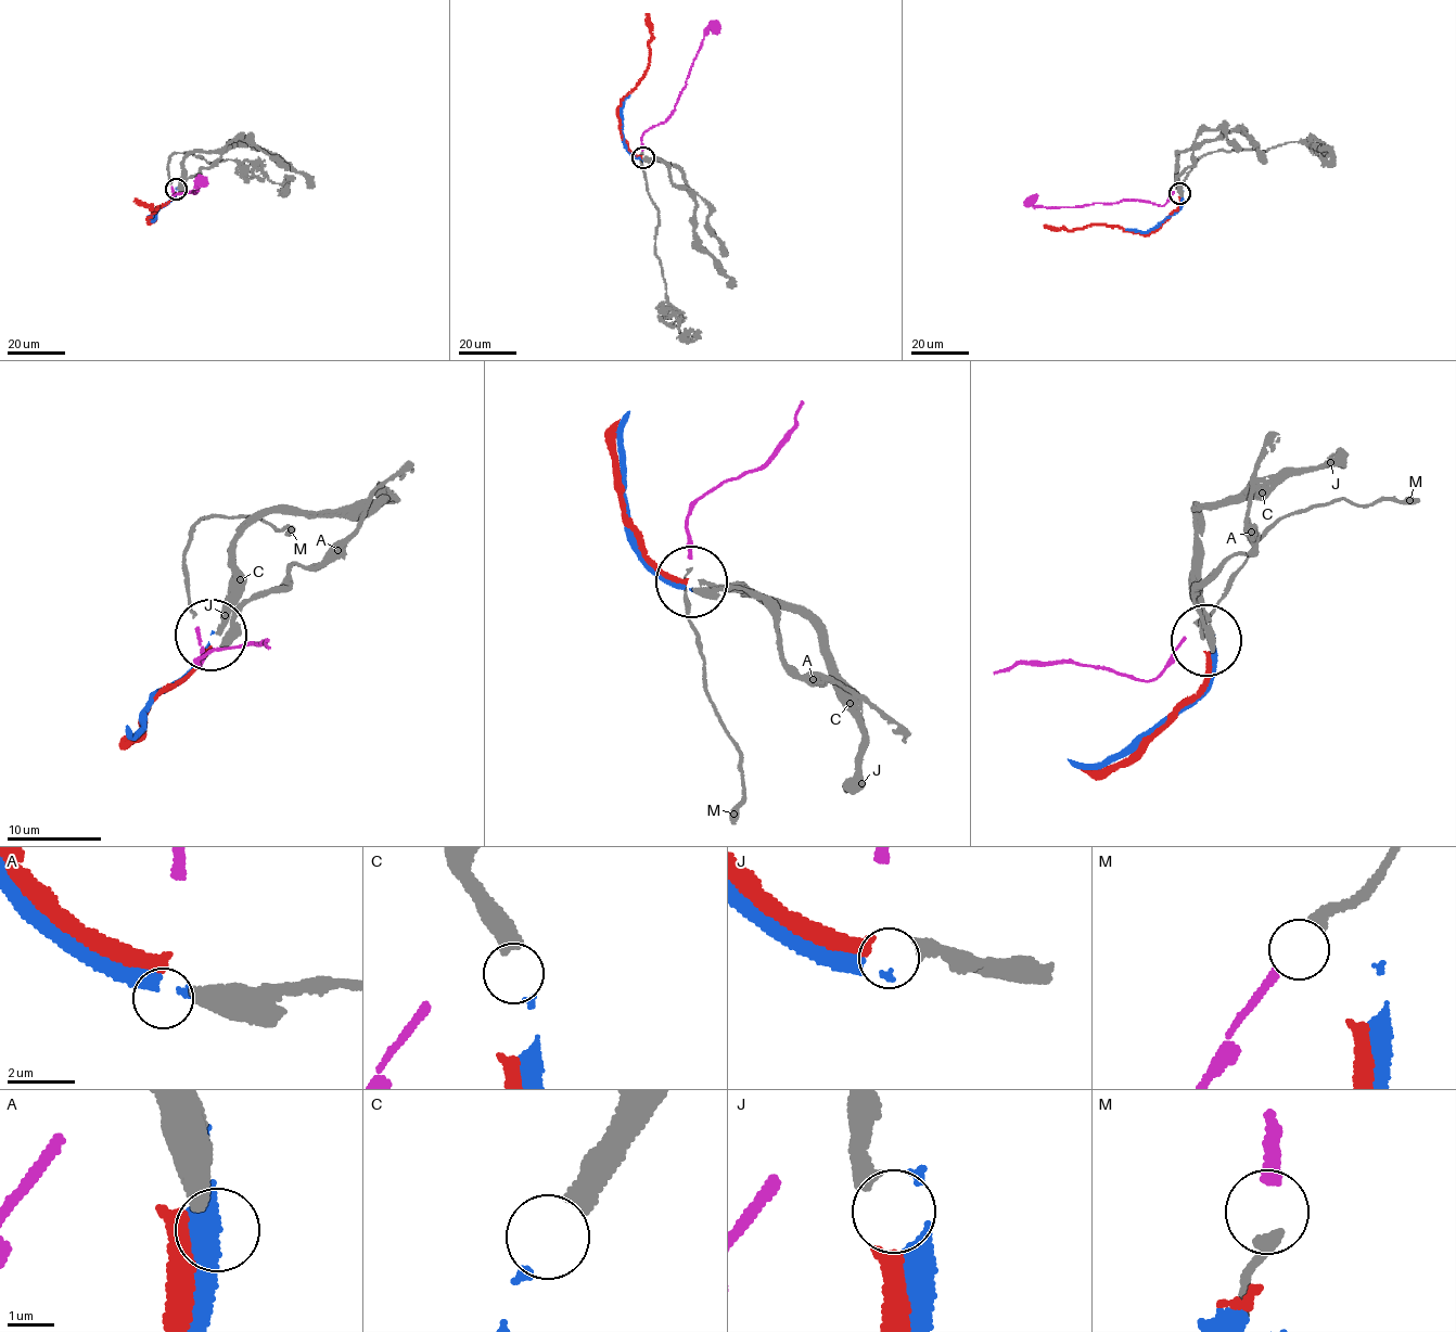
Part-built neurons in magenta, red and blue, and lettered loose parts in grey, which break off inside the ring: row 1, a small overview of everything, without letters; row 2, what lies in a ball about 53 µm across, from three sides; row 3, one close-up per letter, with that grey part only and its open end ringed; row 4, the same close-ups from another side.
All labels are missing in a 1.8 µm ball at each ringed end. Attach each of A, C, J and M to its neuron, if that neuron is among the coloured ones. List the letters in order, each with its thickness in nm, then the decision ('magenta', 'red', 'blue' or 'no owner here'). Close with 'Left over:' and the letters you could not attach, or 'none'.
A: 500 nm | no owner here
C: 480 nm | blue
J: 400 nm | red
M: 260 nm | magenta
Left over: A

